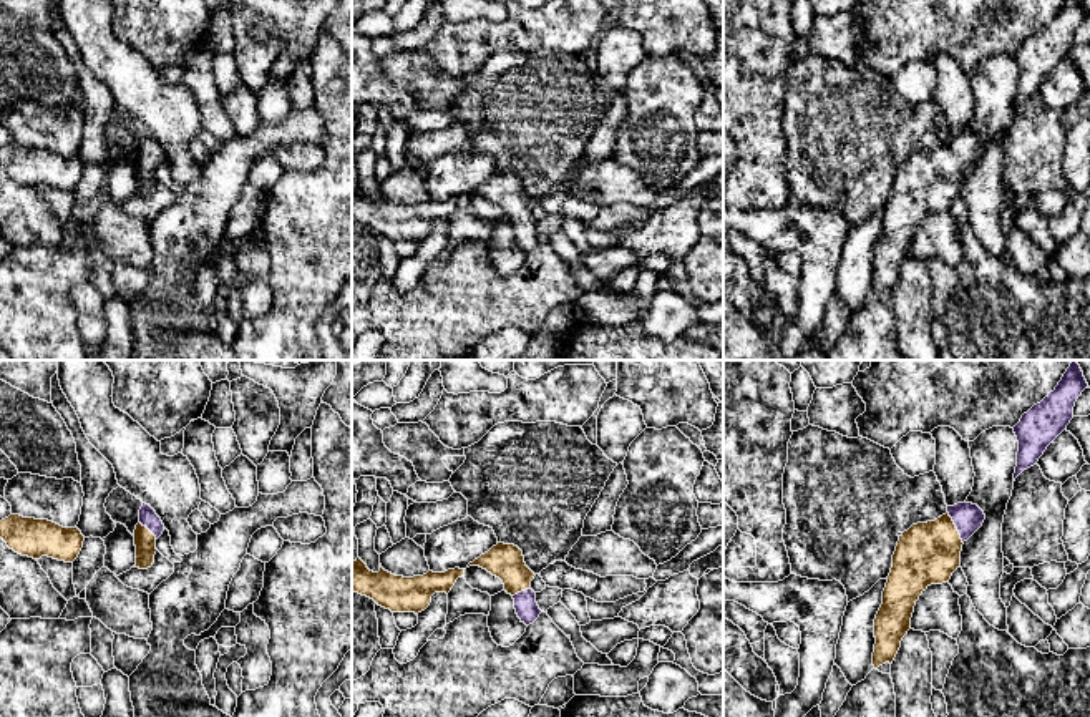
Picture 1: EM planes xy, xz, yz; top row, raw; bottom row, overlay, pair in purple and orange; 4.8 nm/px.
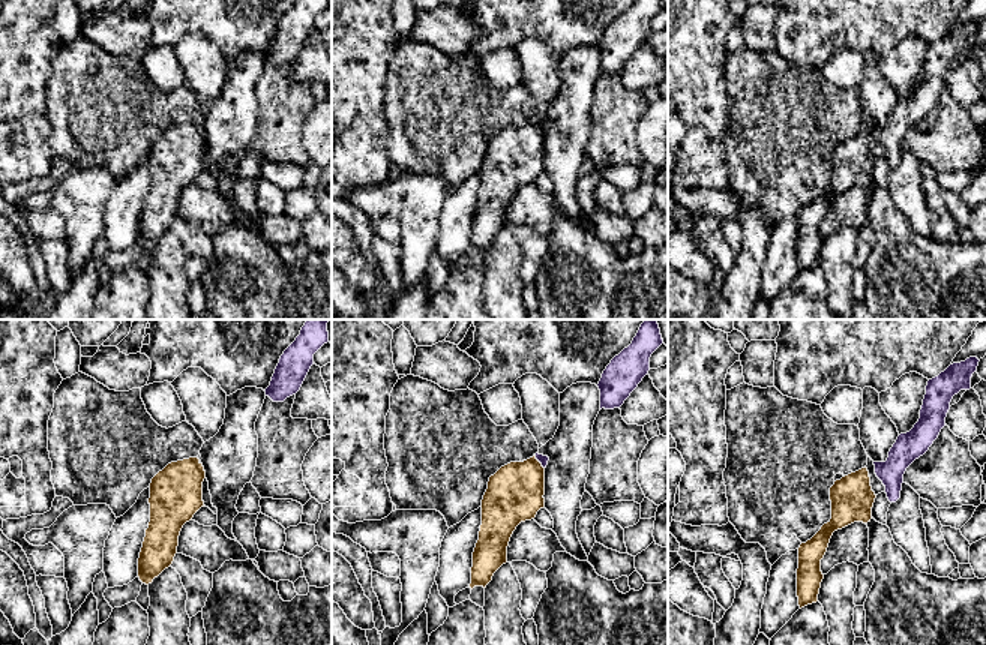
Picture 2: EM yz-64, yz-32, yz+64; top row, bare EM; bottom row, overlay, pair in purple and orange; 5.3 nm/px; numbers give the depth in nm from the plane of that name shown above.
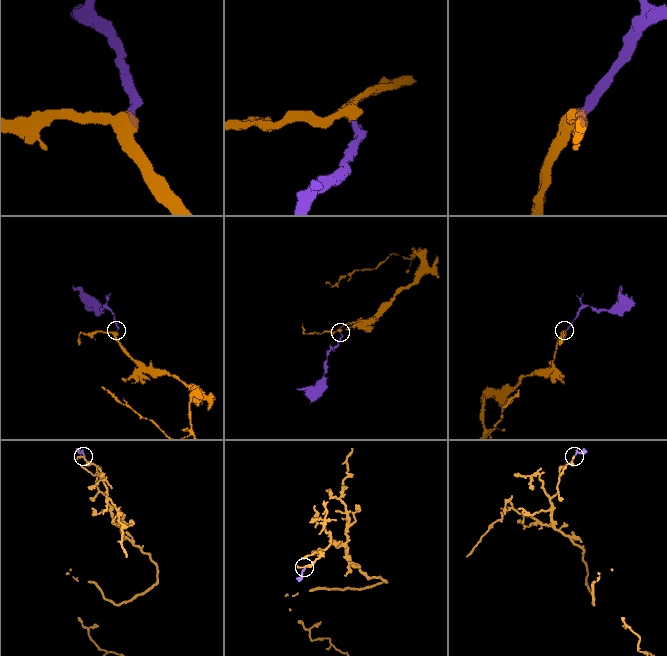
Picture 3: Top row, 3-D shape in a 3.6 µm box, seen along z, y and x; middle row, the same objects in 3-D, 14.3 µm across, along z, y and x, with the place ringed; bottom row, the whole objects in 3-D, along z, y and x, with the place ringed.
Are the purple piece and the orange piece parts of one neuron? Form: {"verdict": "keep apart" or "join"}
{"verdict": "join"}

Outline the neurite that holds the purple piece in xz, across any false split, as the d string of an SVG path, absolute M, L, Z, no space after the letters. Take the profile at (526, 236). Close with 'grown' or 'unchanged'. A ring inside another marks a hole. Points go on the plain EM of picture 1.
M498 171L470 194L479 194L503 209L504 219L514 227L514 237L521 251L529 254L539 246L543 239L536 231L536 221L531 217L536 202L526 194L518 174Z | grown

